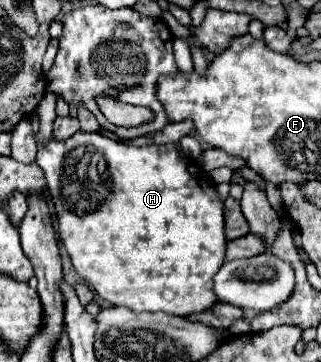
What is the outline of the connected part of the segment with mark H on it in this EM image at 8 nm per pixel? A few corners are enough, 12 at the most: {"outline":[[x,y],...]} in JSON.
{"outline":[[179,149],[37,151],[59,237],[109,305],[213,307],[223,201]]}

